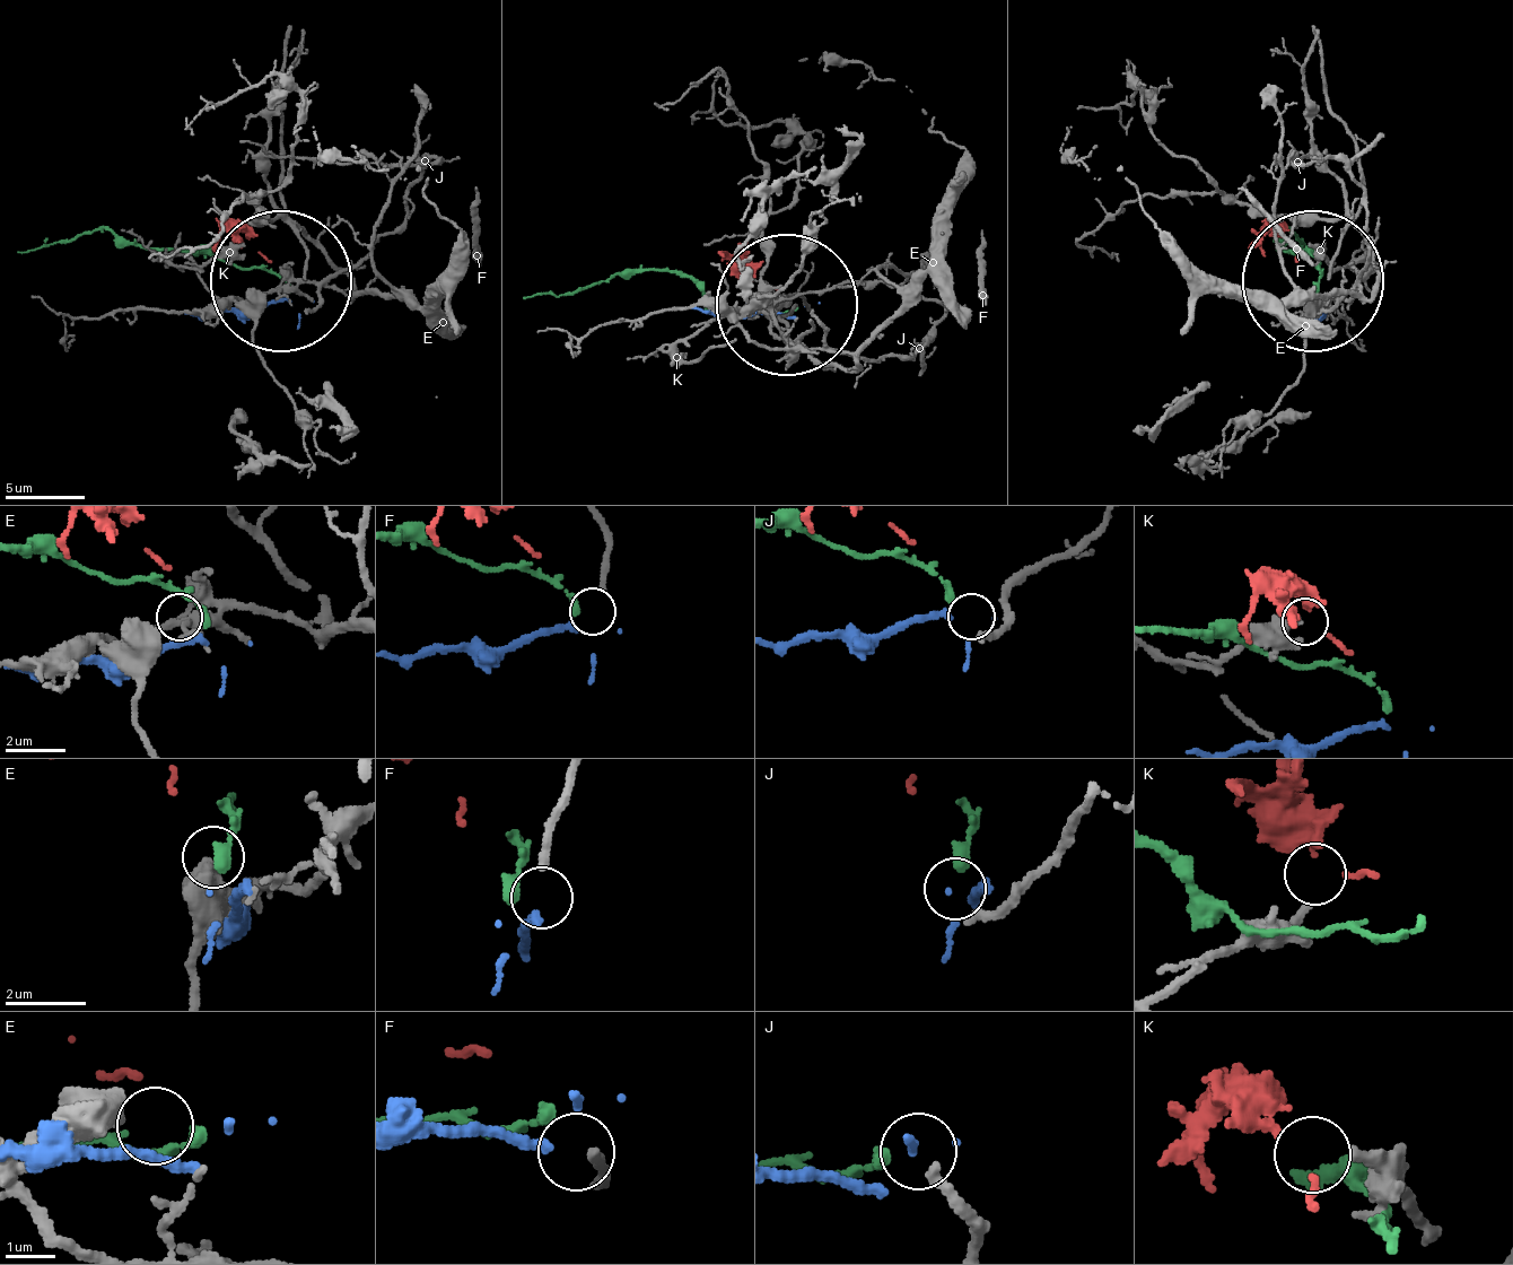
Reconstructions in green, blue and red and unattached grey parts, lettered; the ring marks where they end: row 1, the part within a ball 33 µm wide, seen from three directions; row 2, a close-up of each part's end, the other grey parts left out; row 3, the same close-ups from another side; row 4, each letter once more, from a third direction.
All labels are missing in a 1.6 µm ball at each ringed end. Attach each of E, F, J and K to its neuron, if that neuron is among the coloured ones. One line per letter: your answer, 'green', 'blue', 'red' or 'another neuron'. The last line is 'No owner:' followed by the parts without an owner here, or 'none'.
E: another neuron
F: blue
J: green
K: red
No owner: E

